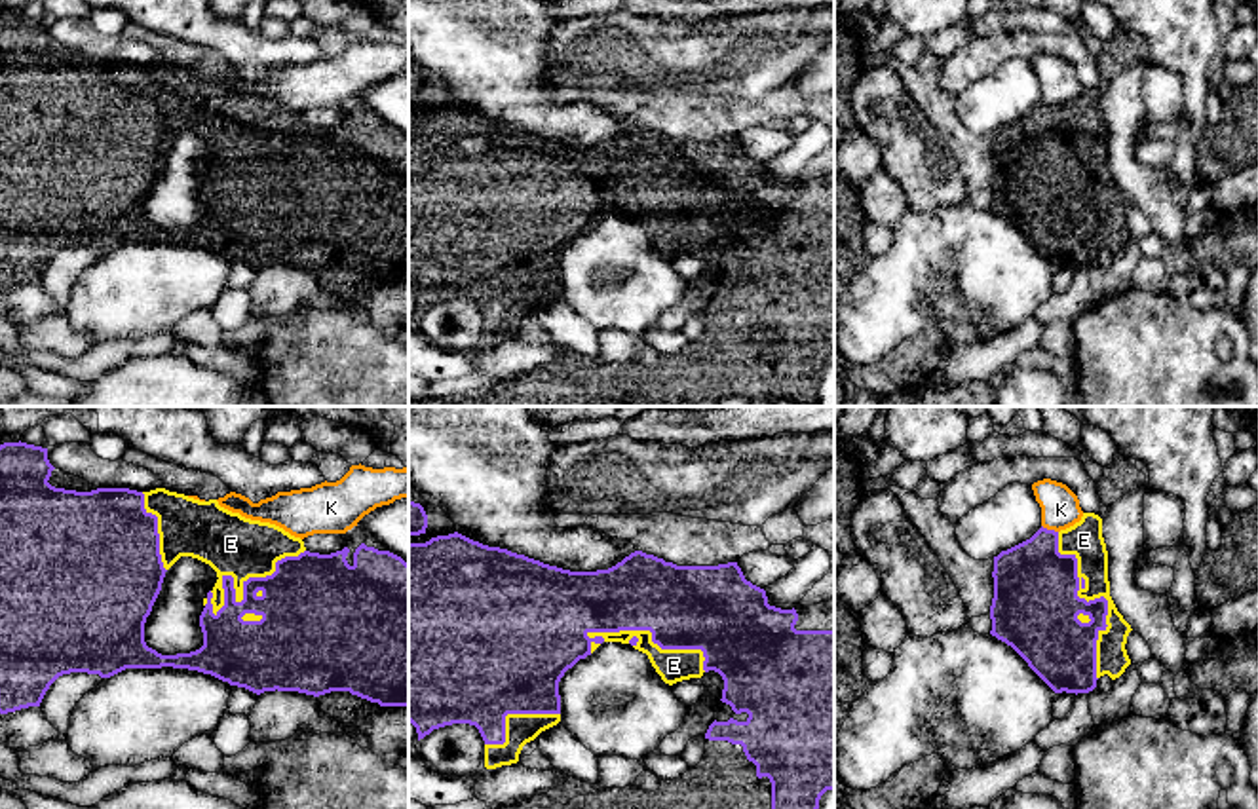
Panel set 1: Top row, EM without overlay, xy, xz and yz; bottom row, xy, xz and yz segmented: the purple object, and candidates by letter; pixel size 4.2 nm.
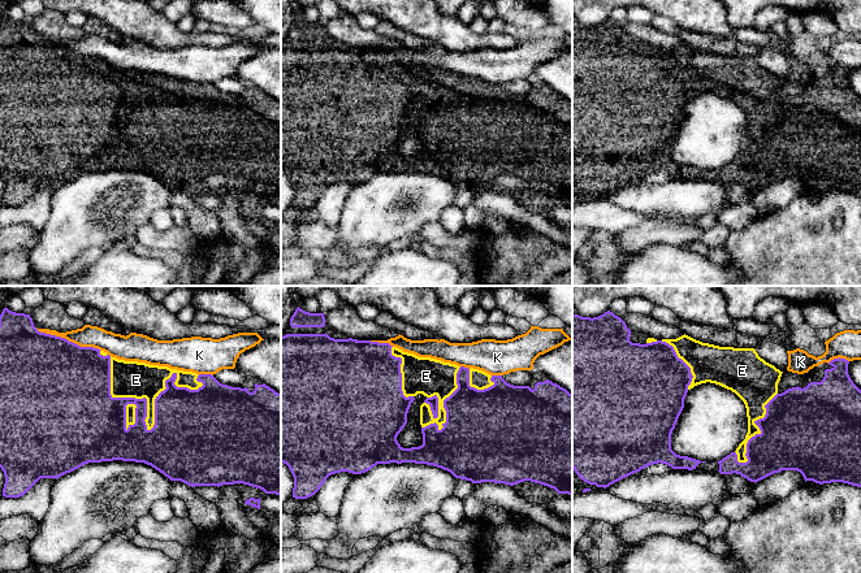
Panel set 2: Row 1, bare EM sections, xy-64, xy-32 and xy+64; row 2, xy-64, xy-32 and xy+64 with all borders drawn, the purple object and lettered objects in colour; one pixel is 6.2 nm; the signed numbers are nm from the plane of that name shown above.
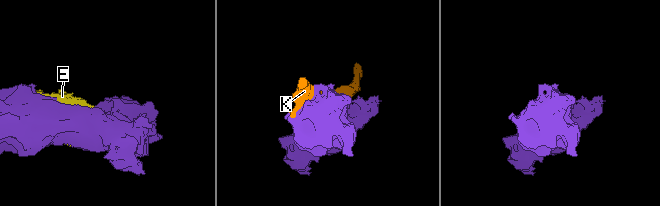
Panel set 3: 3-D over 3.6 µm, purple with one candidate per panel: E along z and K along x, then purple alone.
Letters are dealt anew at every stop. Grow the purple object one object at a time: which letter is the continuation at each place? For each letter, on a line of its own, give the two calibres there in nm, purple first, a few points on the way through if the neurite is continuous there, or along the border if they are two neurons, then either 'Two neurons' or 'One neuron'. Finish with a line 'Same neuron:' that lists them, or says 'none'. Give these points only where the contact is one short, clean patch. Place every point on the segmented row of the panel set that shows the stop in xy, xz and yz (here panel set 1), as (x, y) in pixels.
E: Thickness 360 nm (purple) against 150 nm. Two neurons
K: Thickness 360 nm (purple) against 160 nm. Two neurons
Same neuron: none

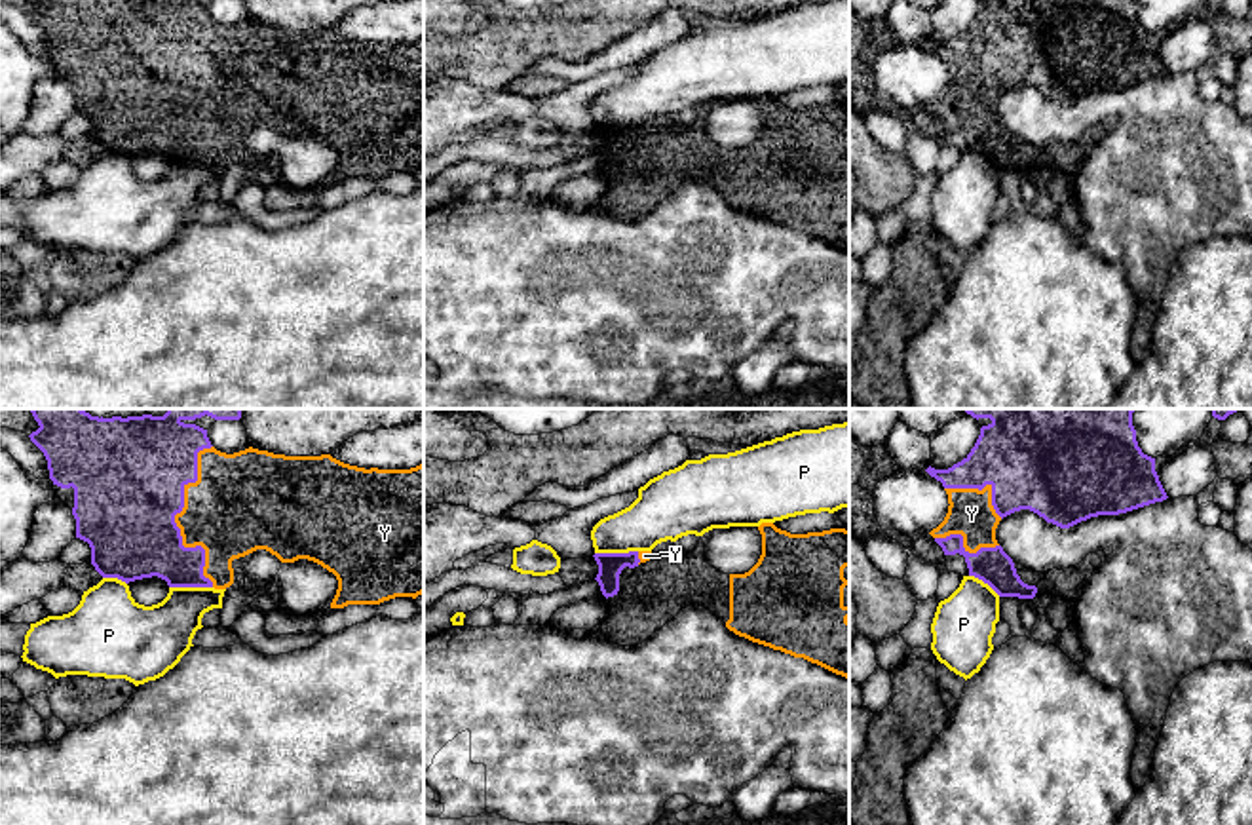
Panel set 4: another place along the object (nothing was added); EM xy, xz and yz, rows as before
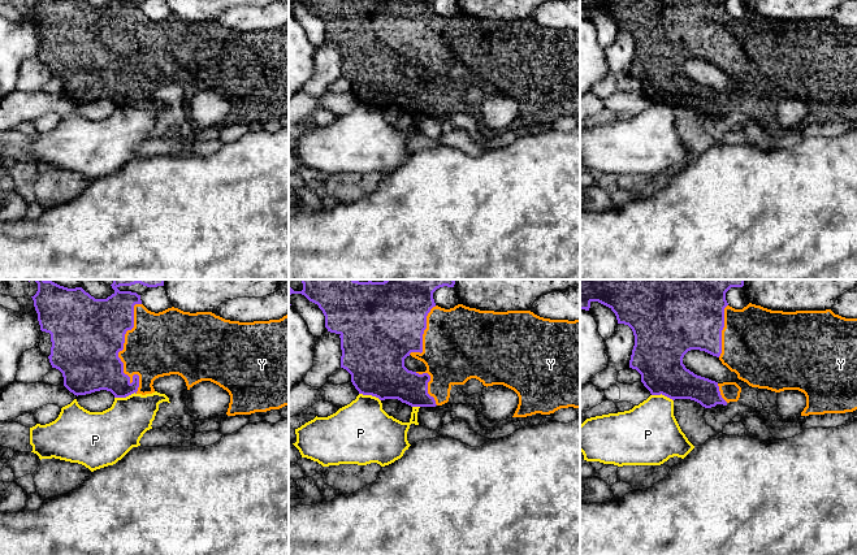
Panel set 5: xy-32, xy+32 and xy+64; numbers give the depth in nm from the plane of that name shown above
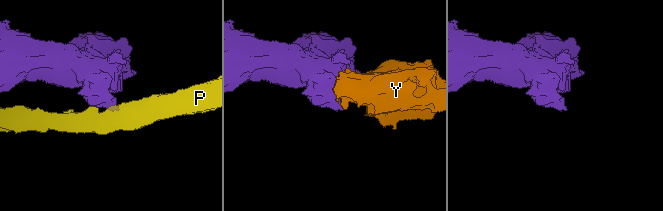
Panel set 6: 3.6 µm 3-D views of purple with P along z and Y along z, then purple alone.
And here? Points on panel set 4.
P: Thickness 280 nm (purple) against 260 nm. Two neurons
Y: Thickness 460 nm (purple) against 380 nm. One neuron
Same neuron: Y

